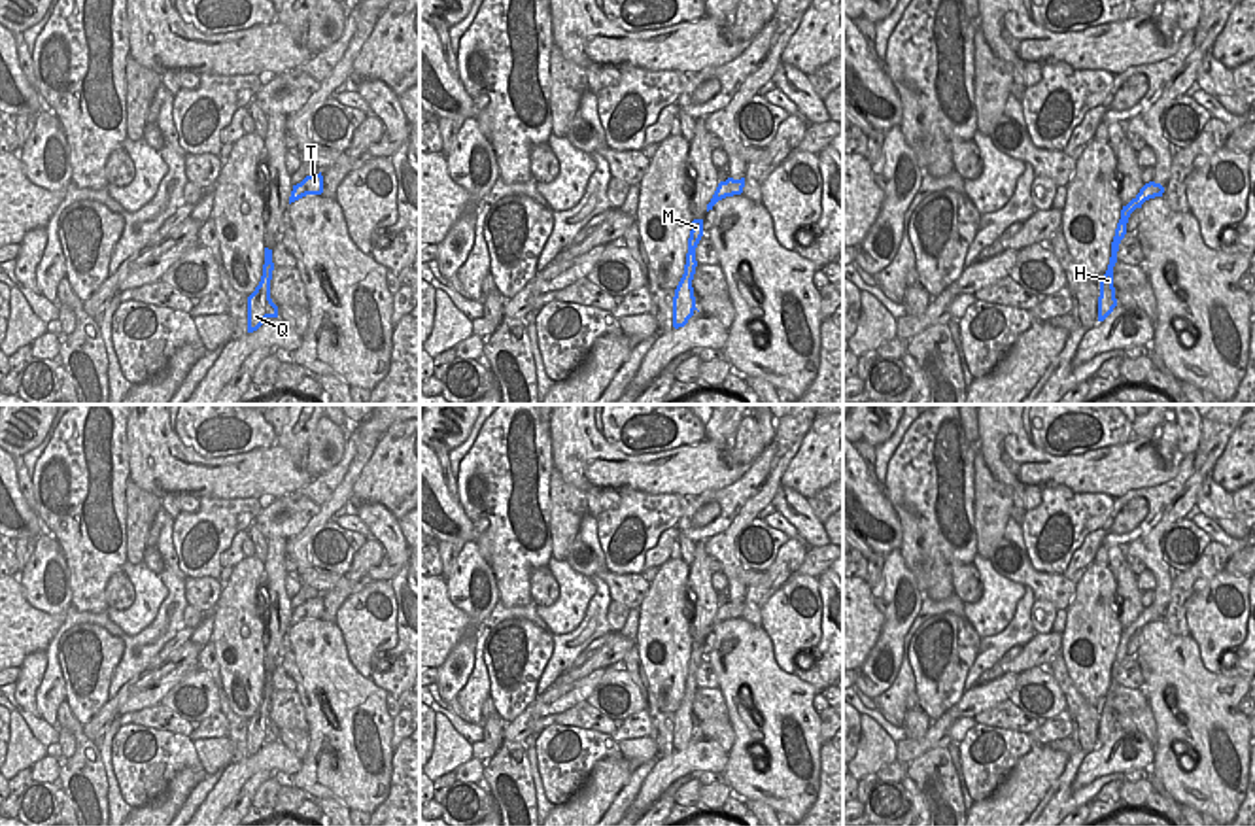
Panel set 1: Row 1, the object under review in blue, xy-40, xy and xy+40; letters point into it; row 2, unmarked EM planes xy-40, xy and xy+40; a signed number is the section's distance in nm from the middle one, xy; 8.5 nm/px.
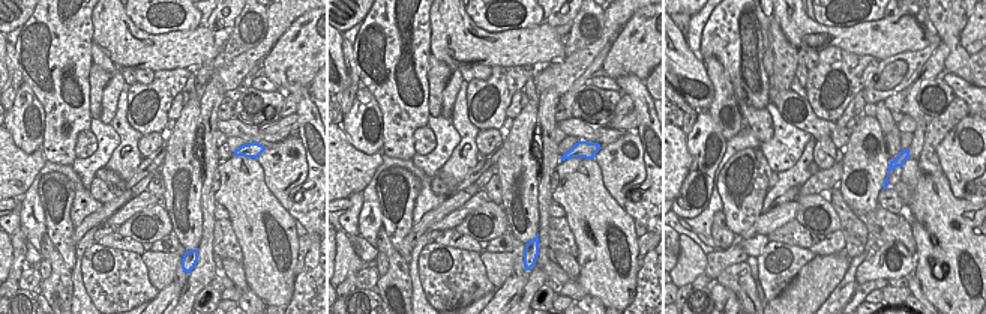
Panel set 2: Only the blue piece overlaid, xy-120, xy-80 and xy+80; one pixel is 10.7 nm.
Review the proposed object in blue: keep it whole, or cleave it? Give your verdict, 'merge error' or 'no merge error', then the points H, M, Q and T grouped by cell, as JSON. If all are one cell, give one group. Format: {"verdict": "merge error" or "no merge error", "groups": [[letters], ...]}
{"verdict": "no merge error", "groups": [["H", "M", "Q", "T"]]}

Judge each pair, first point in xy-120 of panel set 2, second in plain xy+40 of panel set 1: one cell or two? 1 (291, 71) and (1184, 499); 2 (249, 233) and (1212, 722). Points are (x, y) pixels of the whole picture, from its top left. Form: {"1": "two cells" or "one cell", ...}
{"1": "two cells", "2": "one cell"}

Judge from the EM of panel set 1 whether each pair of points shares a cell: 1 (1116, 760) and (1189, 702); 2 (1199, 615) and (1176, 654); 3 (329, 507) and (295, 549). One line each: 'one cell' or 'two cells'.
1: two cells
2: two cells
3: one cell

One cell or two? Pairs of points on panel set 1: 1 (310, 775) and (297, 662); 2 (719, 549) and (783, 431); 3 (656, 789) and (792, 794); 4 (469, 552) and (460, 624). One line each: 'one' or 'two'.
1: one
2: one
3: two
4: two

